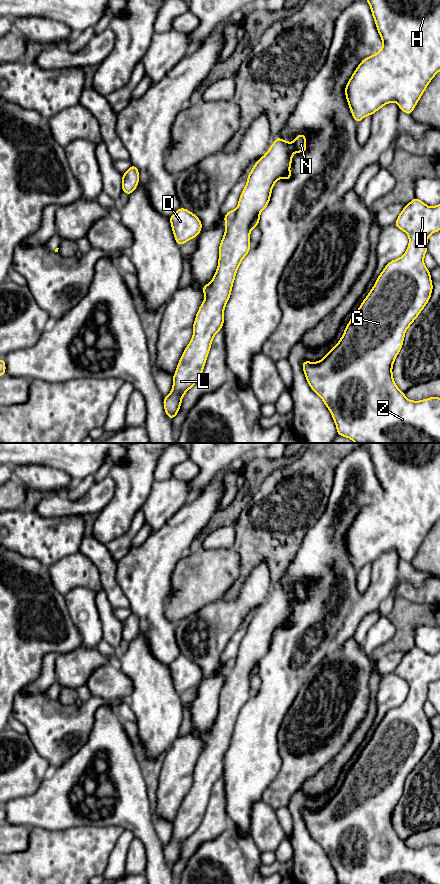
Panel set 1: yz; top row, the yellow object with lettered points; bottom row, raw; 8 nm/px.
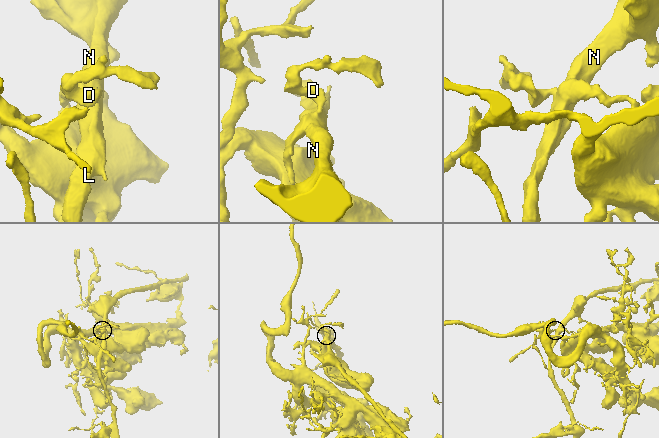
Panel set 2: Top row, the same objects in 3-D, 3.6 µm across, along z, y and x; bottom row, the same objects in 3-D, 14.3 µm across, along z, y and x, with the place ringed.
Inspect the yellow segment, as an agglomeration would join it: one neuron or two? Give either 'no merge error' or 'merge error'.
merge error

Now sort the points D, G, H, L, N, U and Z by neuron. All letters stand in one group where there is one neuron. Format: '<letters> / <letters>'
D G U Z / H L N

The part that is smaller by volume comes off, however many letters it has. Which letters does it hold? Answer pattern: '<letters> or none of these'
H, L, N

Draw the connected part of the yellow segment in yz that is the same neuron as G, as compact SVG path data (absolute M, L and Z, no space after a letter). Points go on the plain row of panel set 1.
M414 645L404 654L394 672L409 684L406 700L385 714L336 794L318 810L302 810L306 828L329 857L339 884L440 884L440 846L407 847L397 835L392 821L405 780L429 750L433 738L430 719L423 708L429 684L440 679L440 652L430 655Z

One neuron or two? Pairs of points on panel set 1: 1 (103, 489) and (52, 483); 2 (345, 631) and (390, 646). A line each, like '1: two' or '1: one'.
1: two
2: two

